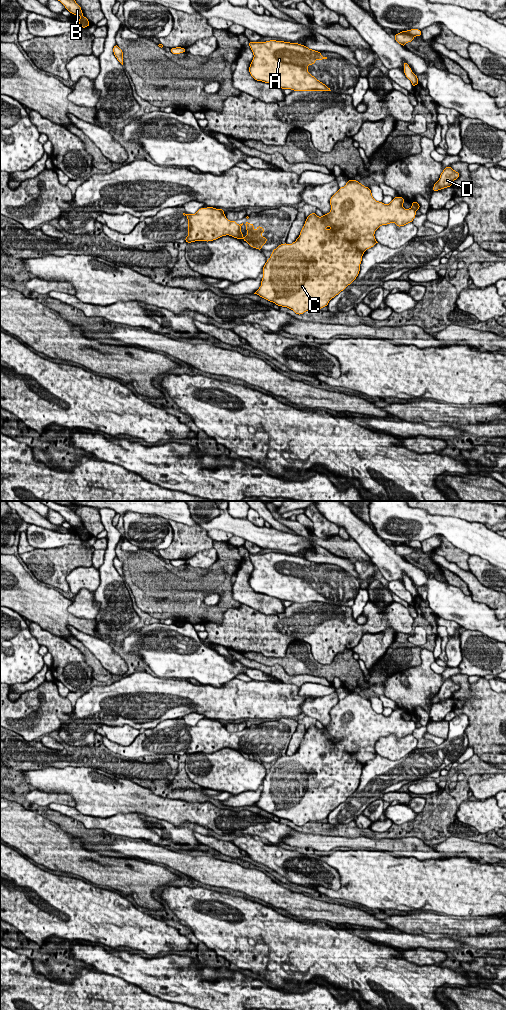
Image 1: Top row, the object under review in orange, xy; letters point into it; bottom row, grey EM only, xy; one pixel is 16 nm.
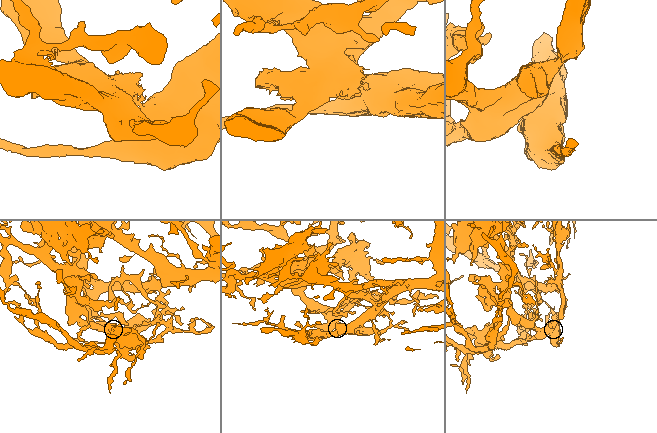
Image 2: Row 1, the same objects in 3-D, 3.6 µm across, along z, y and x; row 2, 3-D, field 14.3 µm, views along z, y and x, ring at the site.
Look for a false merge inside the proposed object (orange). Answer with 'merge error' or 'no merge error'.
merge error

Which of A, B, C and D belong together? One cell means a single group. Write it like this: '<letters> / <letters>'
A B D / C

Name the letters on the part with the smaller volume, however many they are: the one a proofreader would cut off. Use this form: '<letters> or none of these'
C

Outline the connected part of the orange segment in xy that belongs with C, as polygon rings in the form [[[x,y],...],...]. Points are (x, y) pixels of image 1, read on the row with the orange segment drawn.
[[[349,179],[346,185],[339,188],[330,198],[331,210],[329,213],[322,217],[317,216],[315,212],[311,213],[295,242],[281,244],[272,251],[262,270],[261,286],[254,294],[275,303],[277,306],[287,307],[298,315],[308,310],[326,307],[332,298],[345,290],[356,279],[363,254],[378,243],[374,234],[380,226],[395,223],[401,227],[413,221],[416,210],[413,208],[405,209],[404,202],[405,200],[398,196],[385,205],[373,198],[370,188],[365,187],[357,180]]]

